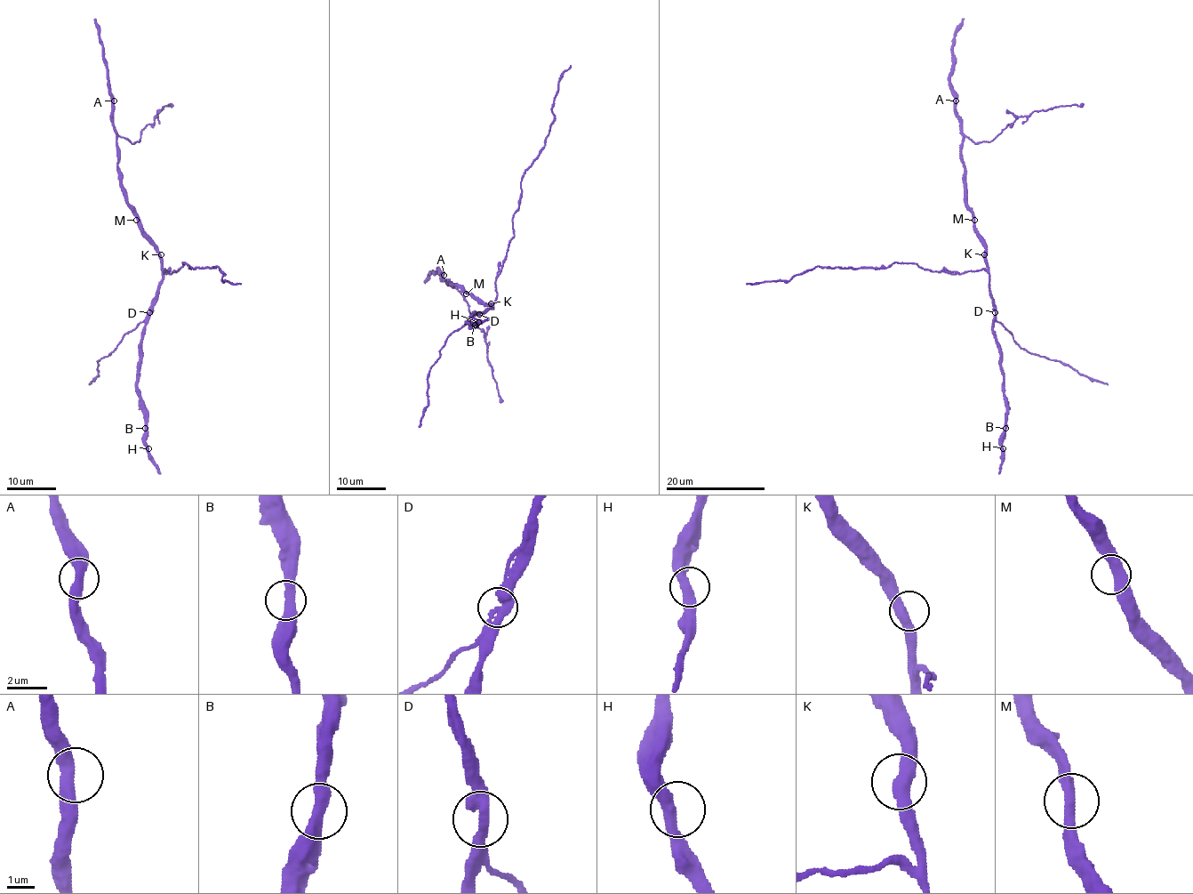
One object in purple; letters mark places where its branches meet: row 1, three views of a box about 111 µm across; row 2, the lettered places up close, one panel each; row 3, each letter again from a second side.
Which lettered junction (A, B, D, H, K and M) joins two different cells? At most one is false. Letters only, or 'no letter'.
no letter

